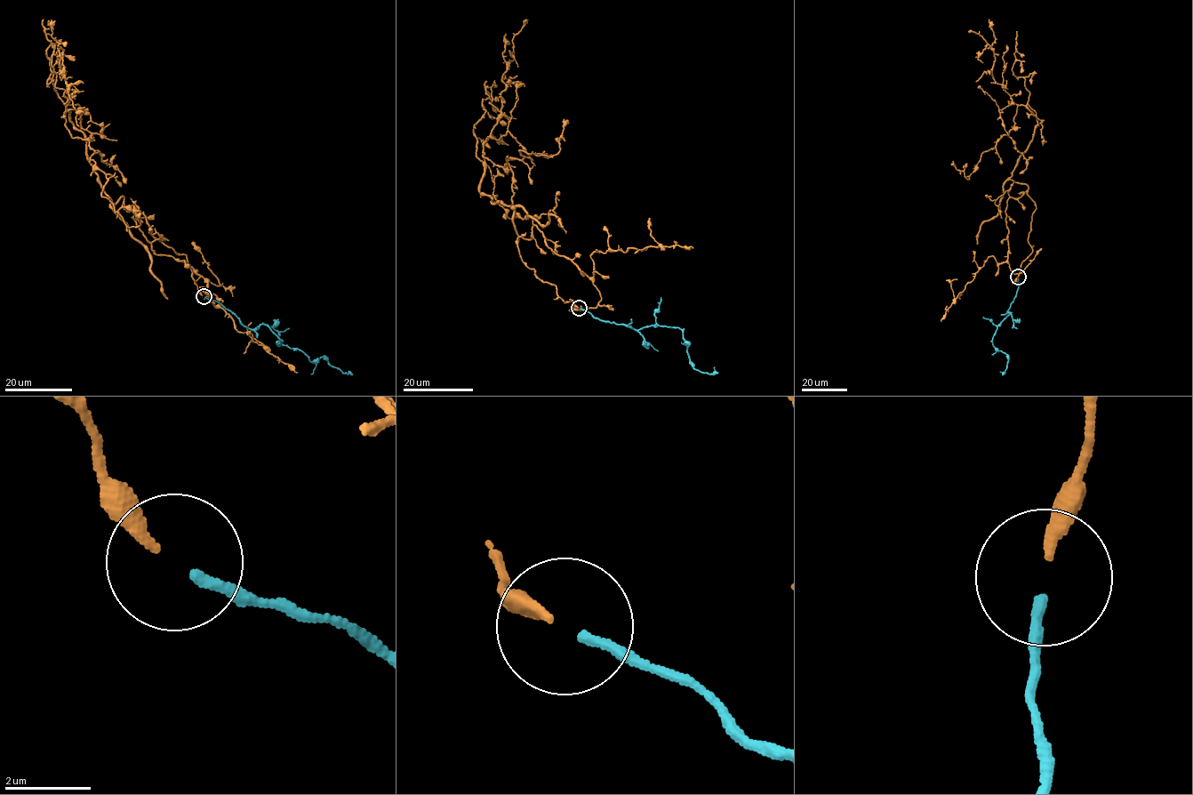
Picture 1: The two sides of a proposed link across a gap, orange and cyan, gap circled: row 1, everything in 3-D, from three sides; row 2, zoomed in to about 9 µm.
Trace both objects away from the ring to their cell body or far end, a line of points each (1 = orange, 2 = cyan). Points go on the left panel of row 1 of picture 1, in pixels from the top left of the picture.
1: (202, 295), (187, 257), (124, 197), (111, 205), (66, 110), (107, 176), (101, 196), (129, 227), (135, 212)
2: (204, 297), (231, 310), (248, 327), (266, 325), (283, 344), (298, 349), (309, 361), (325, 358), (348, 374)

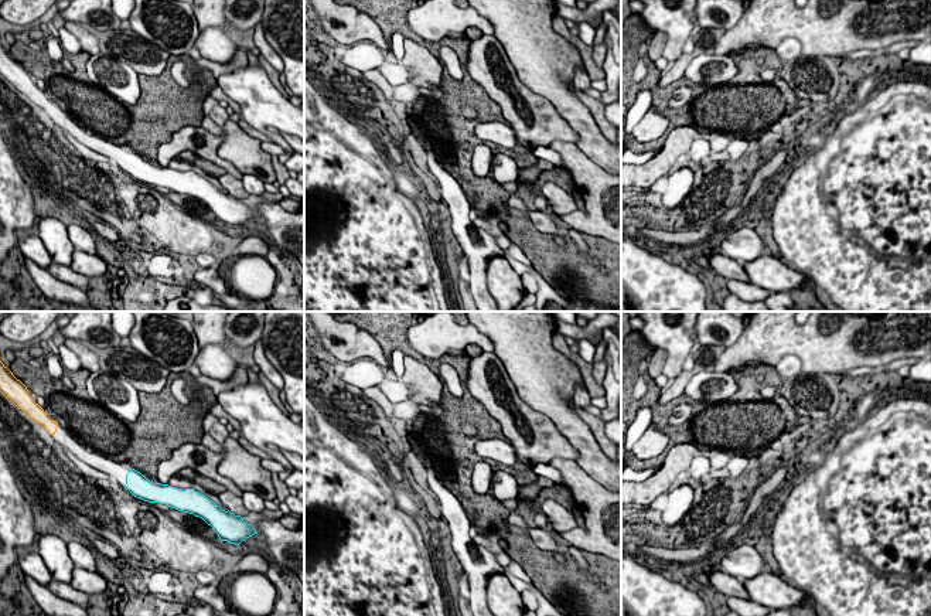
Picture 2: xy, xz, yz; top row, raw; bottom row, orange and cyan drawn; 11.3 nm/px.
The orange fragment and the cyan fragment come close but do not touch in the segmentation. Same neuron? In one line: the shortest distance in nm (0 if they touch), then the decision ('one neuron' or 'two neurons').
gap 950 nm; one neuron

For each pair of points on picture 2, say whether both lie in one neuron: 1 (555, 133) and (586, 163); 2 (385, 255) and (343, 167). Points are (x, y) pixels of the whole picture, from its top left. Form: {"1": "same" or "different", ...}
{"1": "same", "2": "same"}

